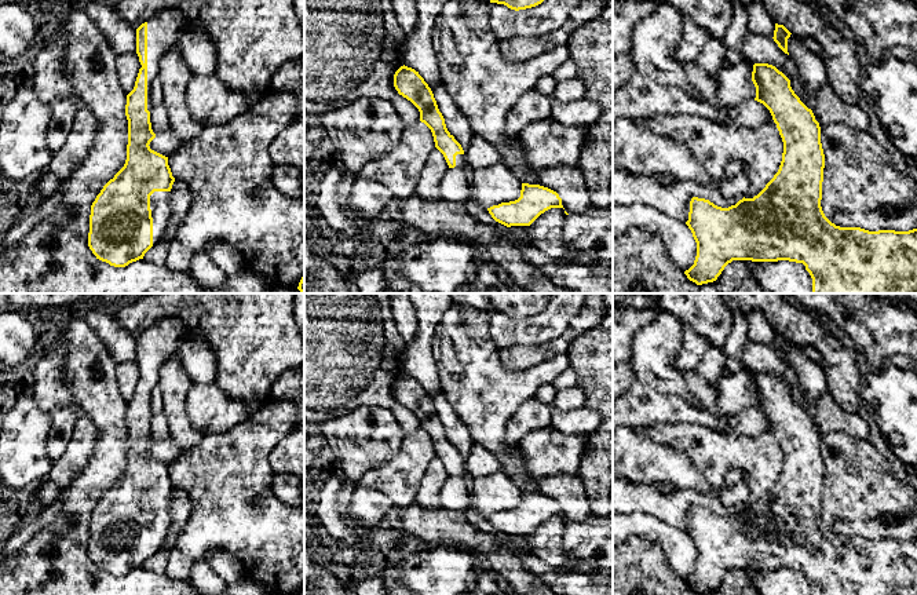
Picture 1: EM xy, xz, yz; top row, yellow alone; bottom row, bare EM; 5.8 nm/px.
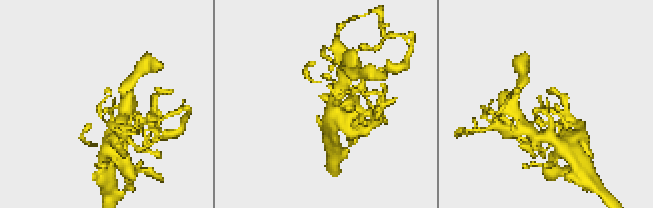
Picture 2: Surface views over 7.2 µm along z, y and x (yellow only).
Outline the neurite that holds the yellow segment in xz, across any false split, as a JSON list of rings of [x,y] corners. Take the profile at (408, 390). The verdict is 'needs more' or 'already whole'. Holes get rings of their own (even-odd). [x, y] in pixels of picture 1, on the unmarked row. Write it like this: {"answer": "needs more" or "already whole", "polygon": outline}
{"answer": "needs more", "polygon": [[[401,375],[394,383],[394,395],[420,420],[420,430],[432,441],[435,456],[443,463],[449,477],[463,477],[465,463],[461,453],[447,439],[445,427],[424,387],[412,376]]]}

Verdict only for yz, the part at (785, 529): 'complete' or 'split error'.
complete

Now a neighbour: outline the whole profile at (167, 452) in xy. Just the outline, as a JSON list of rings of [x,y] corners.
[[[169,437],[167,441],[157,443],[150,450],[150,457],[169,466],[172,464],[185,450],[175,443],[175,441]]]

